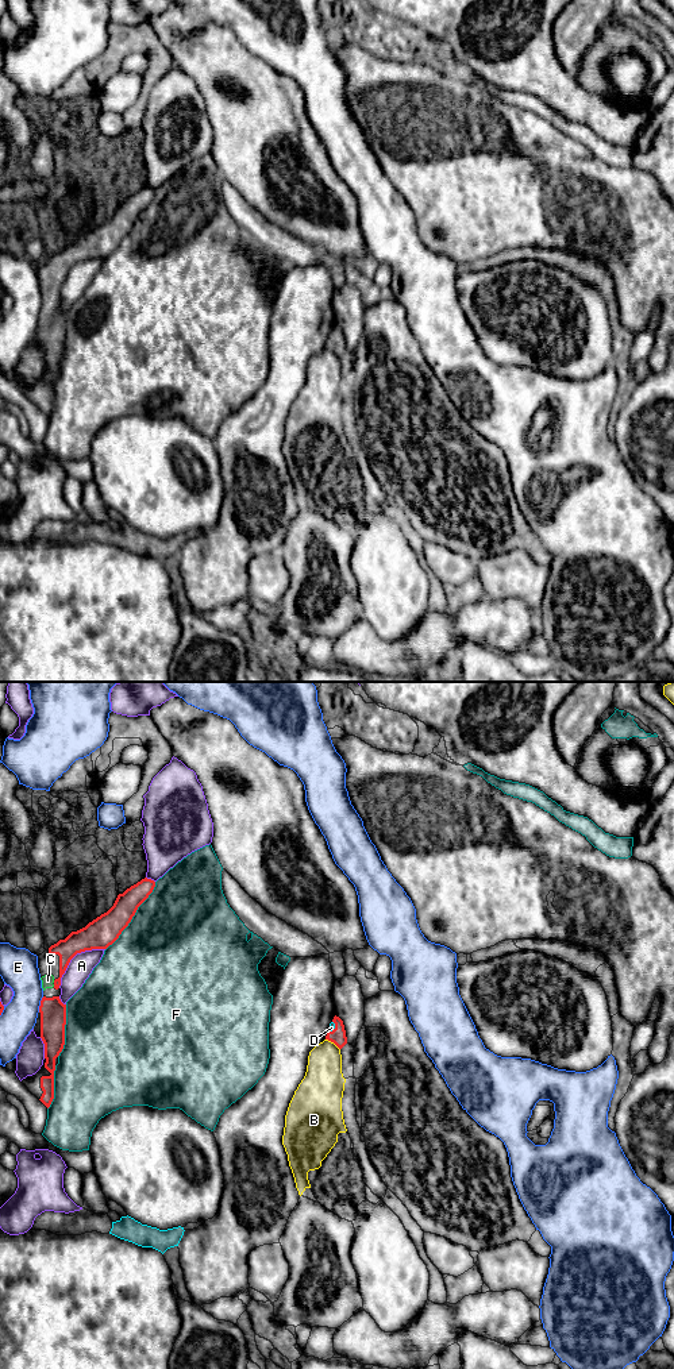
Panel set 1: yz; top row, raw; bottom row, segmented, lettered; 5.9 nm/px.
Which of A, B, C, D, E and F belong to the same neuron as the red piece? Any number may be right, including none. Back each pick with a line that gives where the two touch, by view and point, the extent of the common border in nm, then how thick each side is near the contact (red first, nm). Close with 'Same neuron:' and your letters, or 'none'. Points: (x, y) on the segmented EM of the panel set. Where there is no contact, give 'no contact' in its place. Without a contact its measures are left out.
C: no contact
D: contact yz (335, 1028); length 80 nm; calibres 100 and 40 nm
Same neuron: C, D

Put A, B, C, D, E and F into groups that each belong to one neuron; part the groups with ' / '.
A / B / C D / E / F

